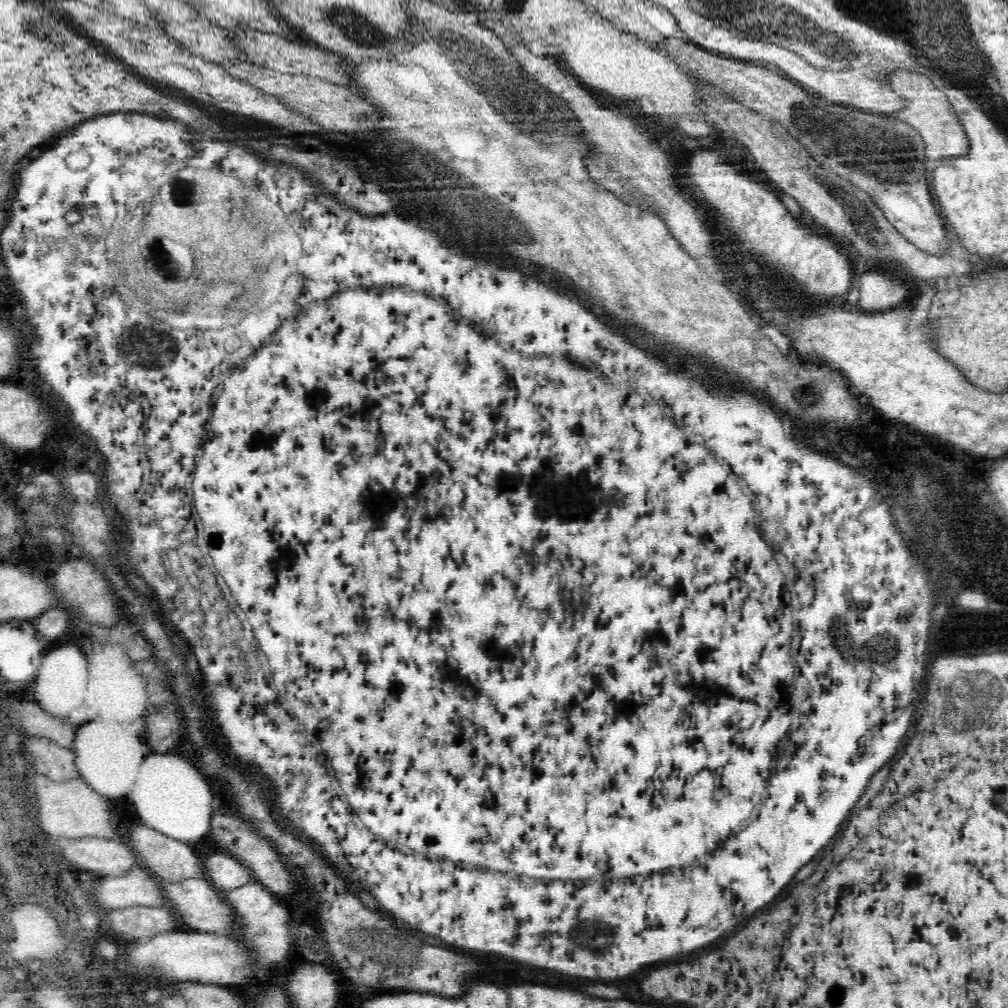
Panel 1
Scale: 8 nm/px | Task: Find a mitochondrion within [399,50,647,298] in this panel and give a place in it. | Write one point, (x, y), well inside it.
(514, 232)

